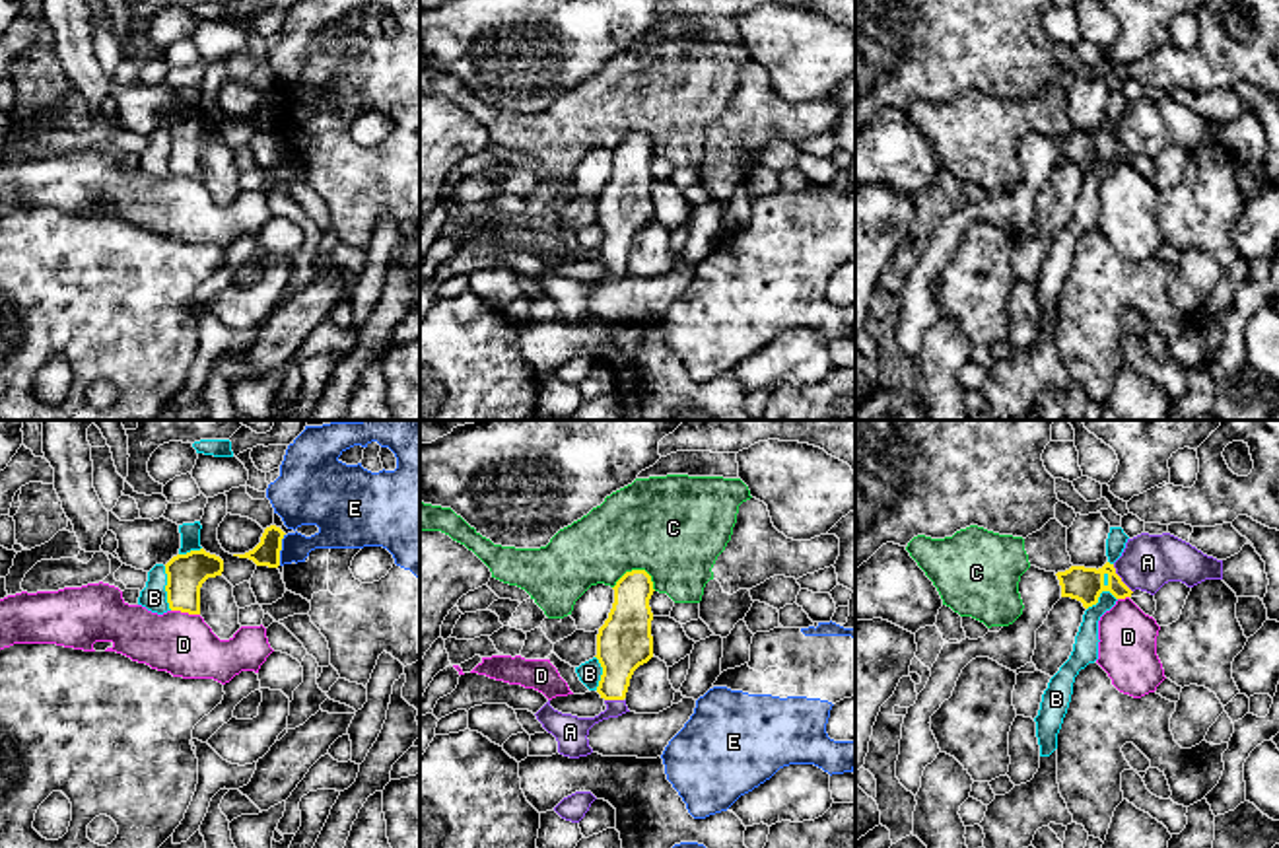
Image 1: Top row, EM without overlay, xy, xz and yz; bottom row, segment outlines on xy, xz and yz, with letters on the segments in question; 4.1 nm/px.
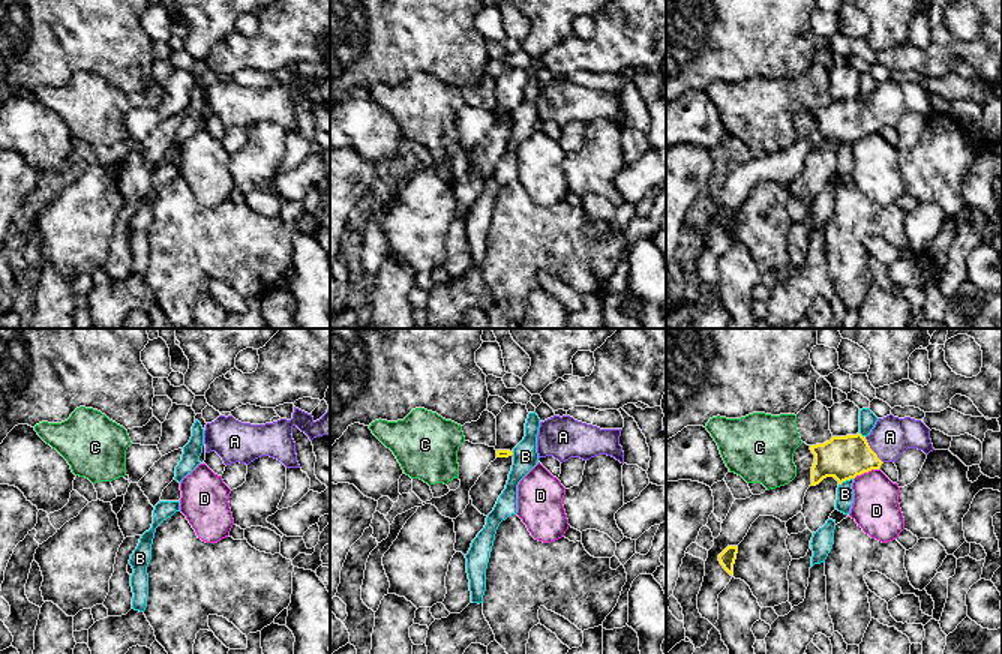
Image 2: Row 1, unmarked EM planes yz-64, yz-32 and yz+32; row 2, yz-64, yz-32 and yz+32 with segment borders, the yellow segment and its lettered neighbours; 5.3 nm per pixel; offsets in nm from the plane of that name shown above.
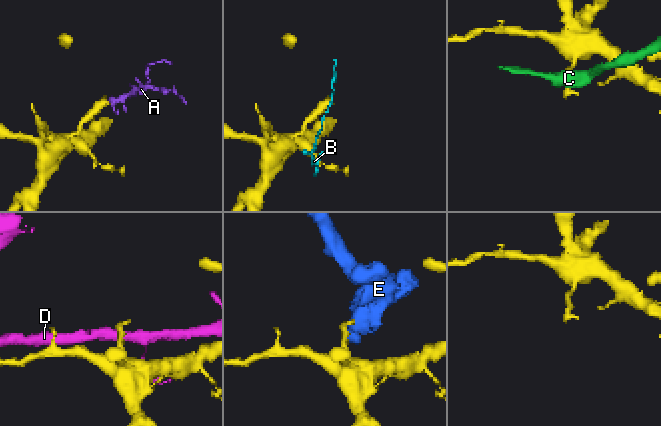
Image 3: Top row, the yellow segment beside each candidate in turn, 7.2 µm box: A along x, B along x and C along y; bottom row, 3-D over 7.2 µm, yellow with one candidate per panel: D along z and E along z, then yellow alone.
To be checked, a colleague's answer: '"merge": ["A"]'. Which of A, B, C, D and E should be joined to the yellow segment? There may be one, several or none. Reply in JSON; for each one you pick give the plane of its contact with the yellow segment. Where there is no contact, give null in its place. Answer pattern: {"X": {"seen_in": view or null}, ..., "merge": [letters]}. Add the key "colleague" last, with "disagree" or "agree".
{"A": {"seen_in": "yz"}, "merge": ["A"], "colleague": "agree"}

